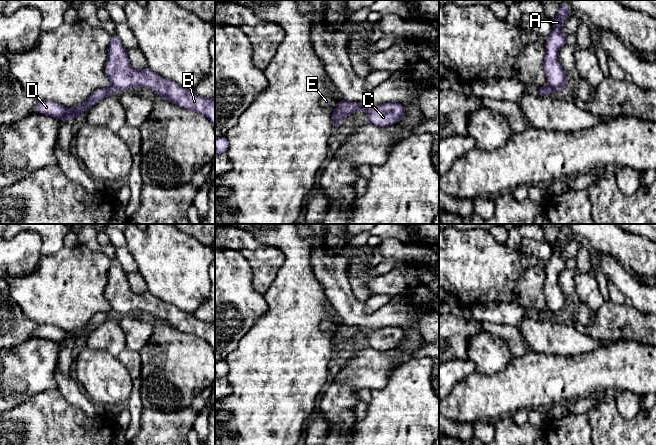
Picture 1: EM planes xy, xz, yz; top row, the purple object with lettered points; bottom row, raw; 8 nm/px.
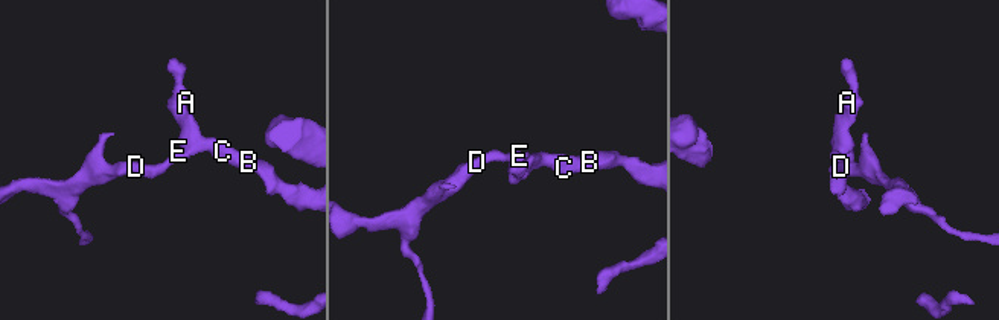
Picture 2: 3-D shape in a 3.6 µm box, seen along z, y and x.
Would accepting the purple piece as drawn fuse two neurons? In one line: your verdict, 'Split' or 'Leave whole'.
Split

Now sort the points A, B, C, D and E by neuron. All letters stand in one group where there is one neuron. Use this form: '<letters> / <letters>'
A B C / D E

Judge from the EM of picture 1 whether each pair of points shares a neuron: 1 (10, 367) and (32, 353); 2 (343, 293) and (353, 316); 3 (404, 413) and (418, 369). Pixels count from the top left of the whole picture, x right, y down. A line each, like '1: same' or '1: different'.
1: same
2: same
3: same

